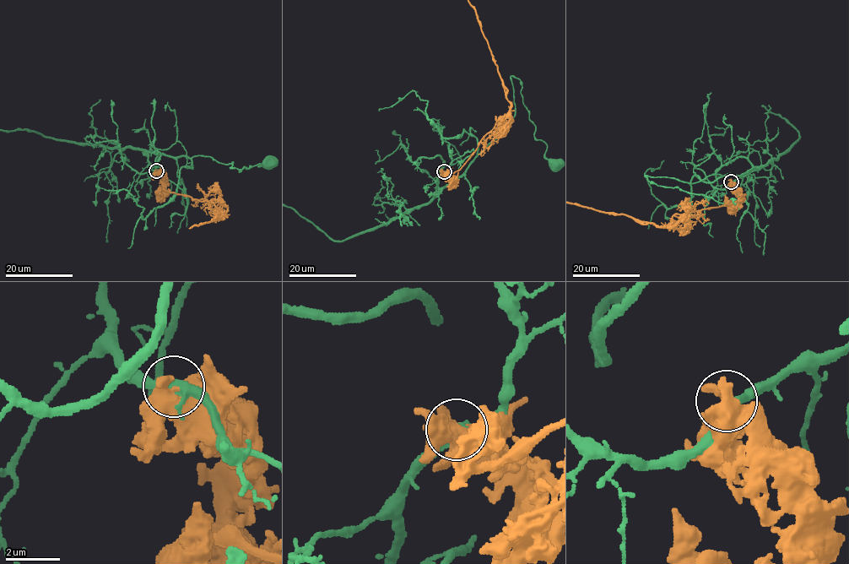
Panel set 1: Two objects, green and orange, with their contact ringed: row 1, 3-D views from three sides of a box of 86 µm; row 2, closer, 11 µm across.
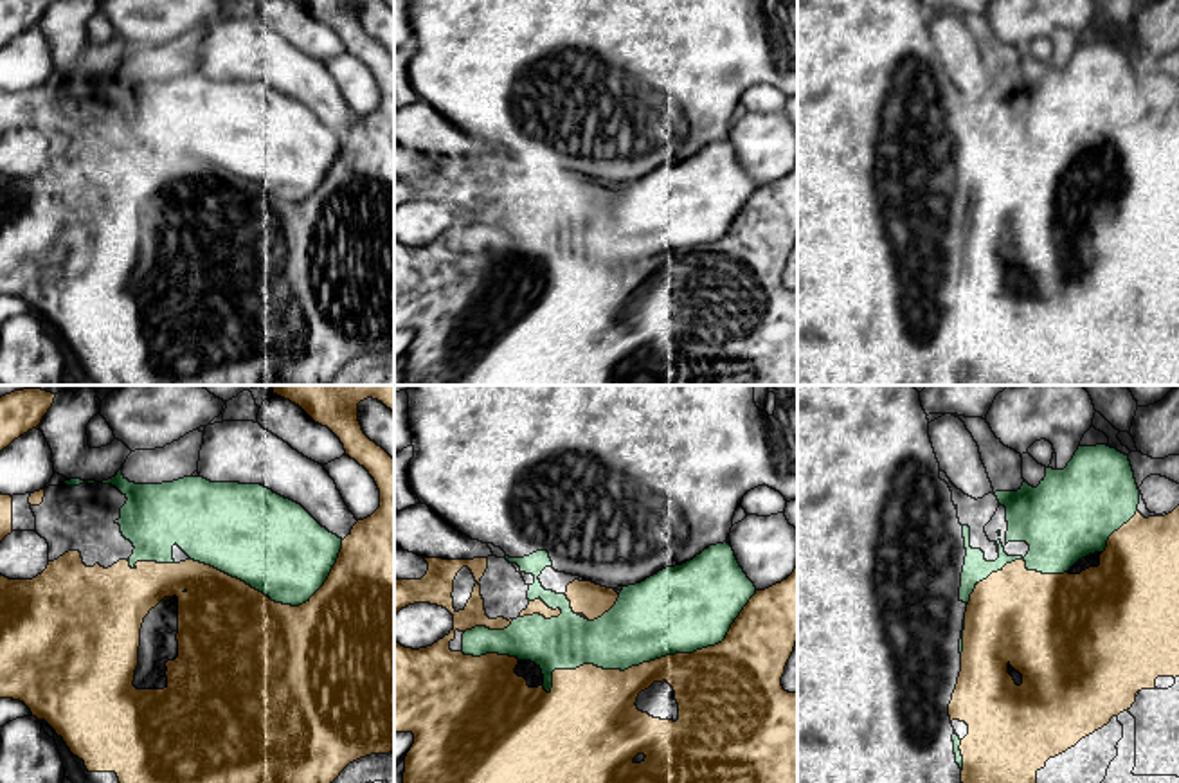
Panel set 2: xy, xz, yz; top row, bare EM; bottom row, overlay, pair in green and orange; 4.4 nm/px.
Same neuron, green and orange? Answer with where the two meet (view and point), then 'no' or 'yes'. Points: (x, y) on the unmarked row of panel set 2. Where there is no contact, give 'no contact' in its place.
xz (648, 258) | no

